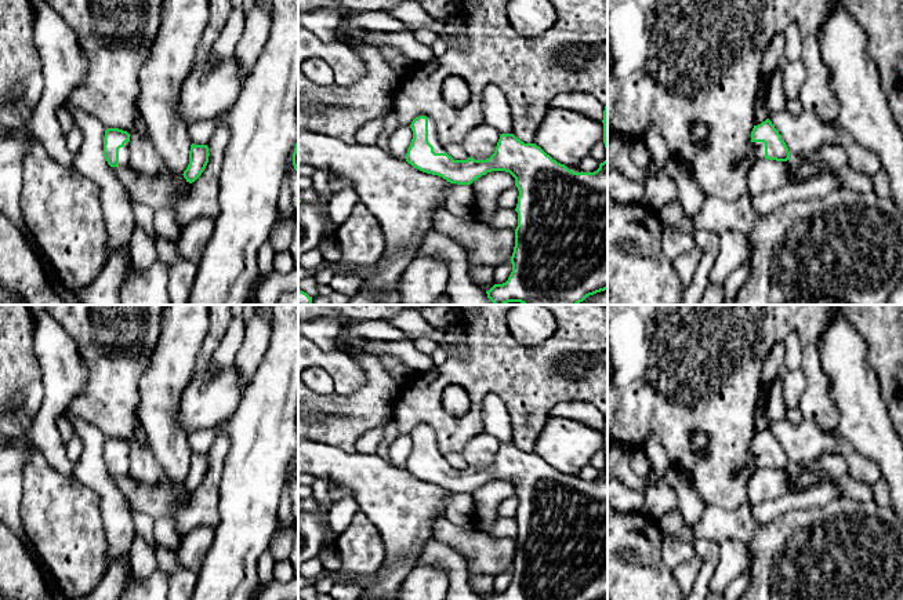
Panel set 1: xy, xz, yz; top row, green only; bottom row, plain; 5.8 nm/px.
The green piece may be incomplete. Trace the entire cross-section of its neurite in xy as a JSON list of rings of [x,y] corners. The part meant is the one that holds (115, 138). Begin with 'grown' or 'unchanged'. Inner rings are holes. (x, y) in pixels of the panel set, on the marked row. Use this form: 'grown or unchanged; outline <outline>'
grown; outline [[[108,128],[104,137],[104,157],[110,167],[124,167],[130,157],[130,134],[119,128]]]

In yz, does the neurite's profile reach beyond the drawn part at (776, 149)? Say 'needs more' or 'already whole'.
needs more

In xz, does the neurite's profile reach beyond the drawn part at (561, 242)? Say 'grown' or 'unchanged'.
grown

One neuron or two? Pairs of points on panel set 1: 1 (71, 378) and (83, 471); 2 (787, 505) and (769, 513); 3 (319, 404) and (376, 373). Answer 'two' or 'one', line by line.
1: two
2: one
3: one

